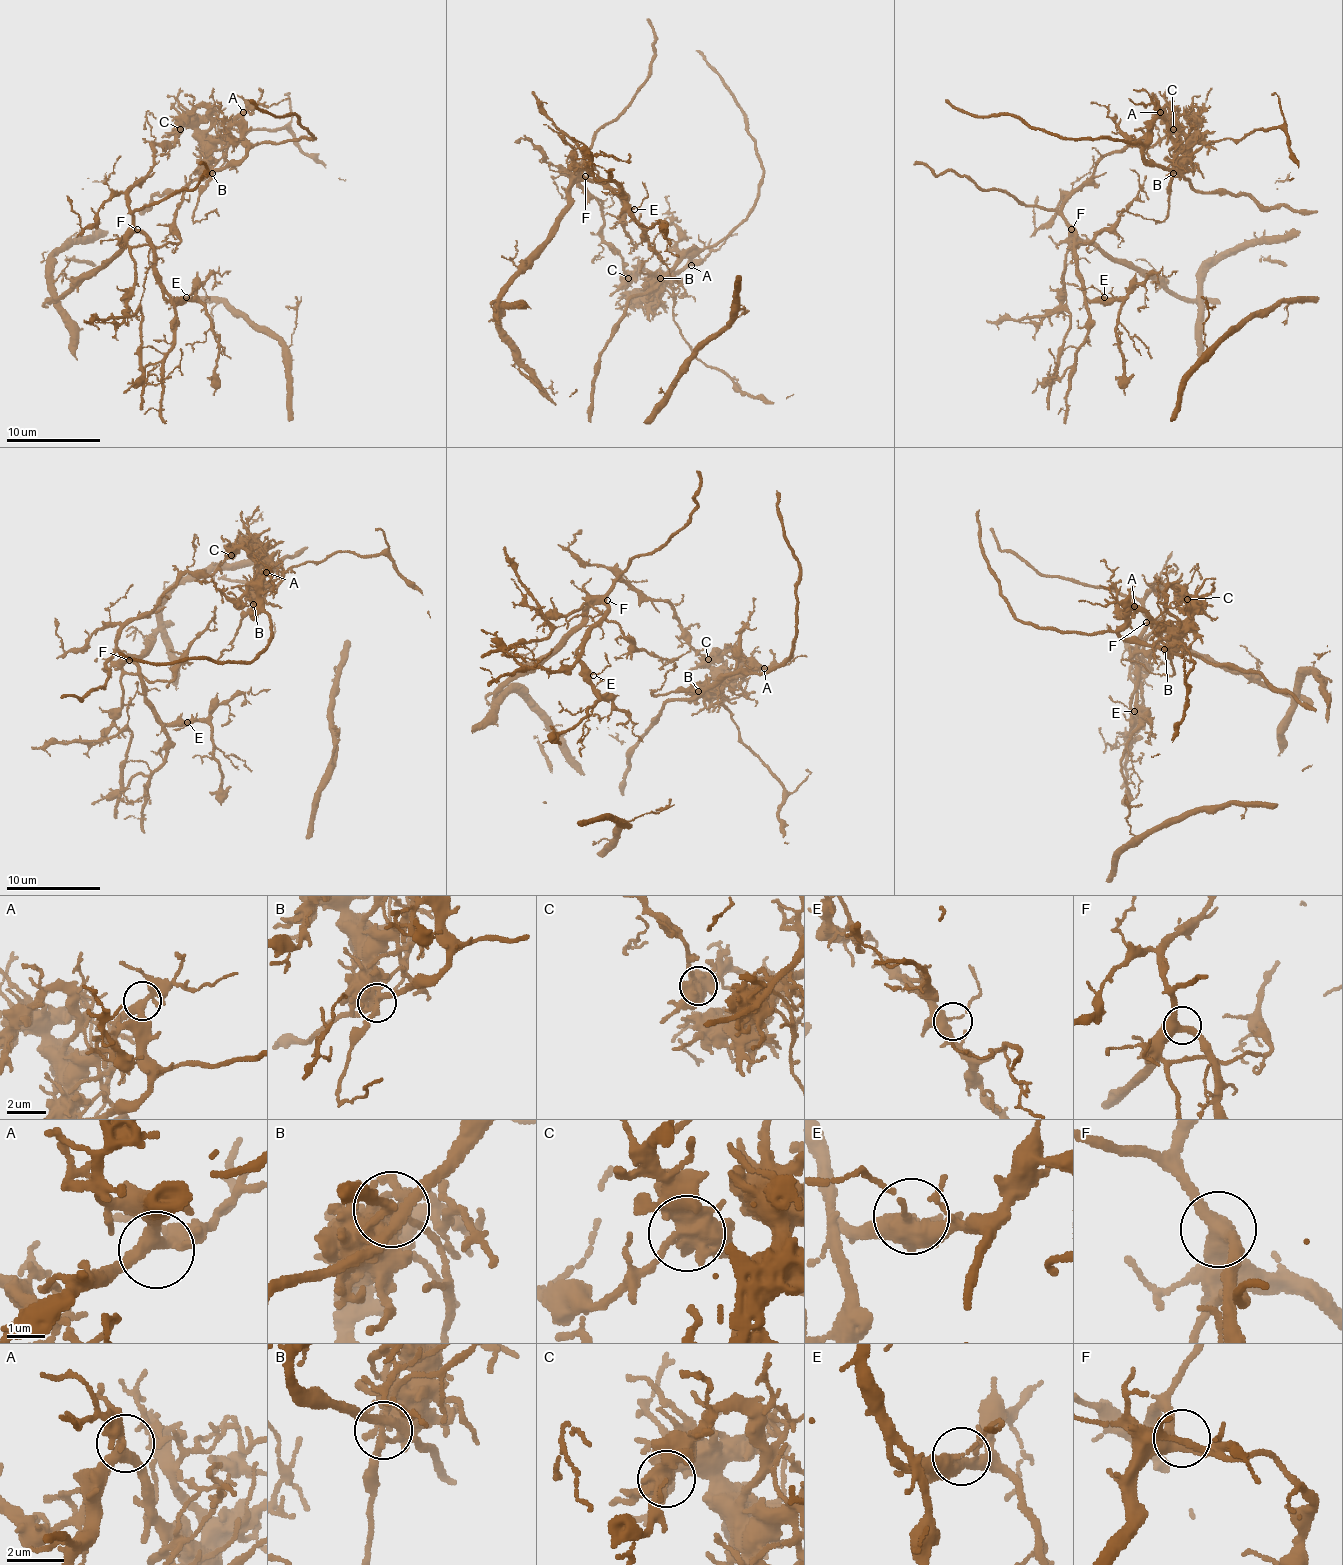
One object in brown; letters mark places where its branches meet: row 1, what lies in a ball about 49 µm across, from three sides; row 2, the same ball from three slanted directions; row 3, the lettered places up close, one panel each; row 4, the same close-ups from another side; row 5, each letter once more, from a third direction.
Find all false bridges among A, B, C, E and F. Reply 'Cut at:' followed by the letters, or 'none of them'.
Cut at: B, C

